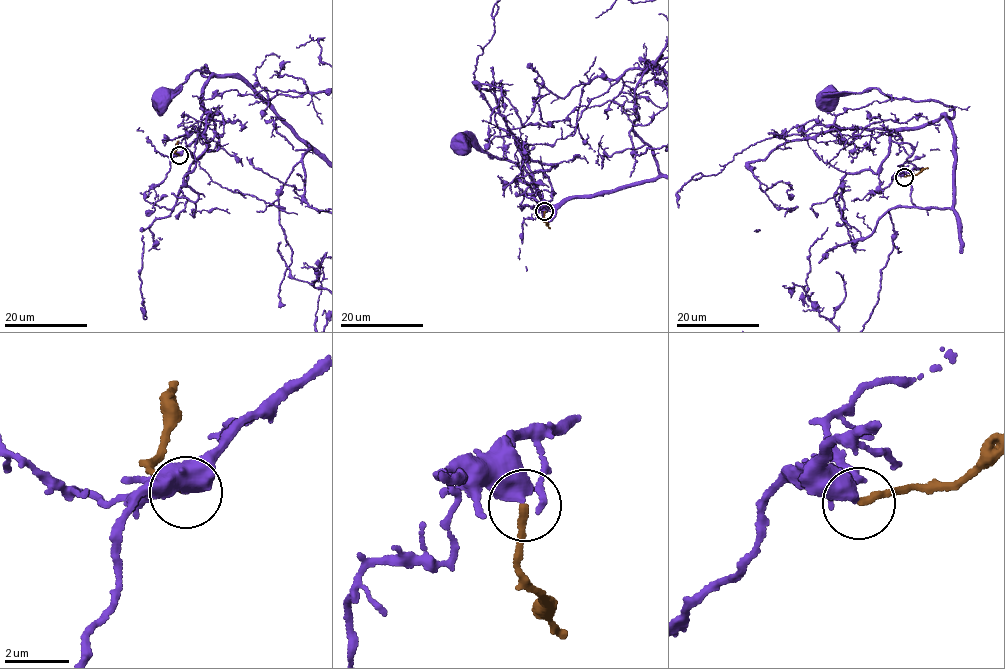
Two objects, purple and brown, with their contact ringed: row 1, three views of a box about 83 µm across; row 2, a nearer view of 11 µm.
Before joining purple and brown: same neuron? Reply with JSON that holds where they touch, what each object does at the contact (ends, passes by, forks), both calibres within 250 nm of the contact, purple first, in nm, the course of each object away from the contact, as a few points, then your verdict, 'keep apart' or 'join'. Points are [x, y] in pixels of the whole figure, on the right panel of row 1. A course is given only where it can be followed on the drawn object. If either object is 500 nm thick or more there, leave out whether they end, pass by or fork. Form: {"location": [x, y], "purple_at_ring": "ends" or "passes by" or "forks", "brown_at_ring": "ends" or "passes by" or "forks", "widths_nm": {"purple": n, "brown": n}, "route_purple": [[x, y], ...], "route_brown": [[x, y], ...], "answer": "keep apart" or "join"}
{"location": [904, 177], "widths_nm": {"purple": 550, "brown": 200}, "route_purple": [[903, 177], [913, 148], [895, 142], [892, 132], [954, 117], [954, 110], [874, 88], [829, 97]], "route_brown": [[904, 177], [928, 168]], "answer": "keep apart"}

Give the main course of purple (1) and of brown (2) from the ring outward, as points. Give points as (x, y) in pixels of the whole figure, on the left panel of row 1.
1: (179, 156), (215, 113), (199, 102), (213, 76), (202, 73), (205, 65), (209, 72), (193, 71), (162, 99)
2: (178, 156), (174, 153), (178, 141)

